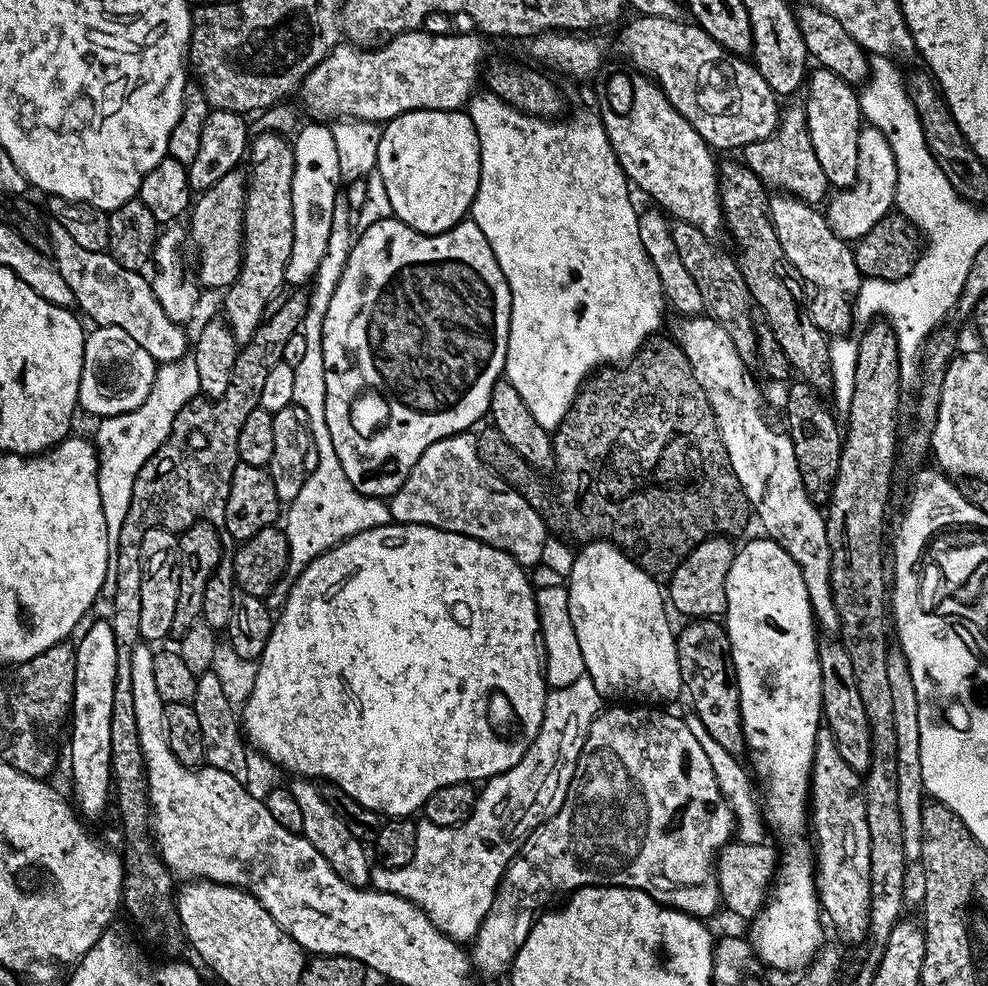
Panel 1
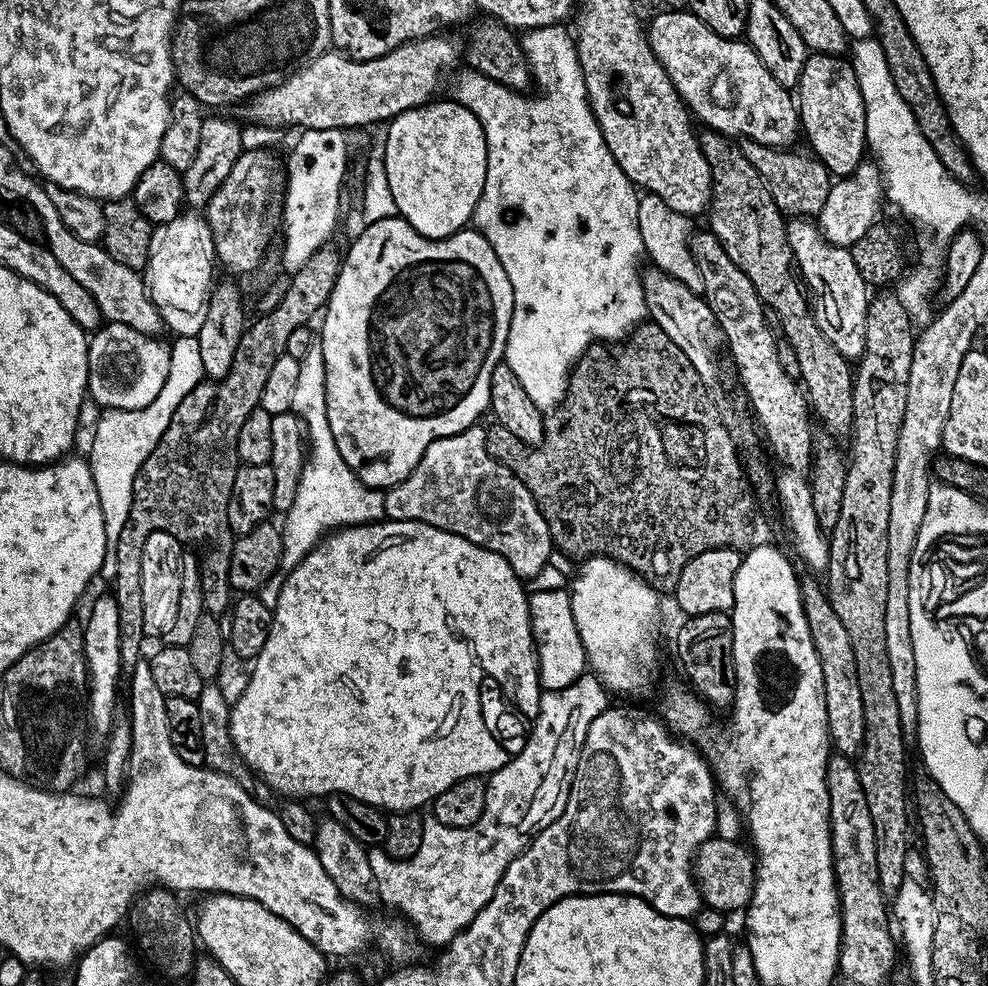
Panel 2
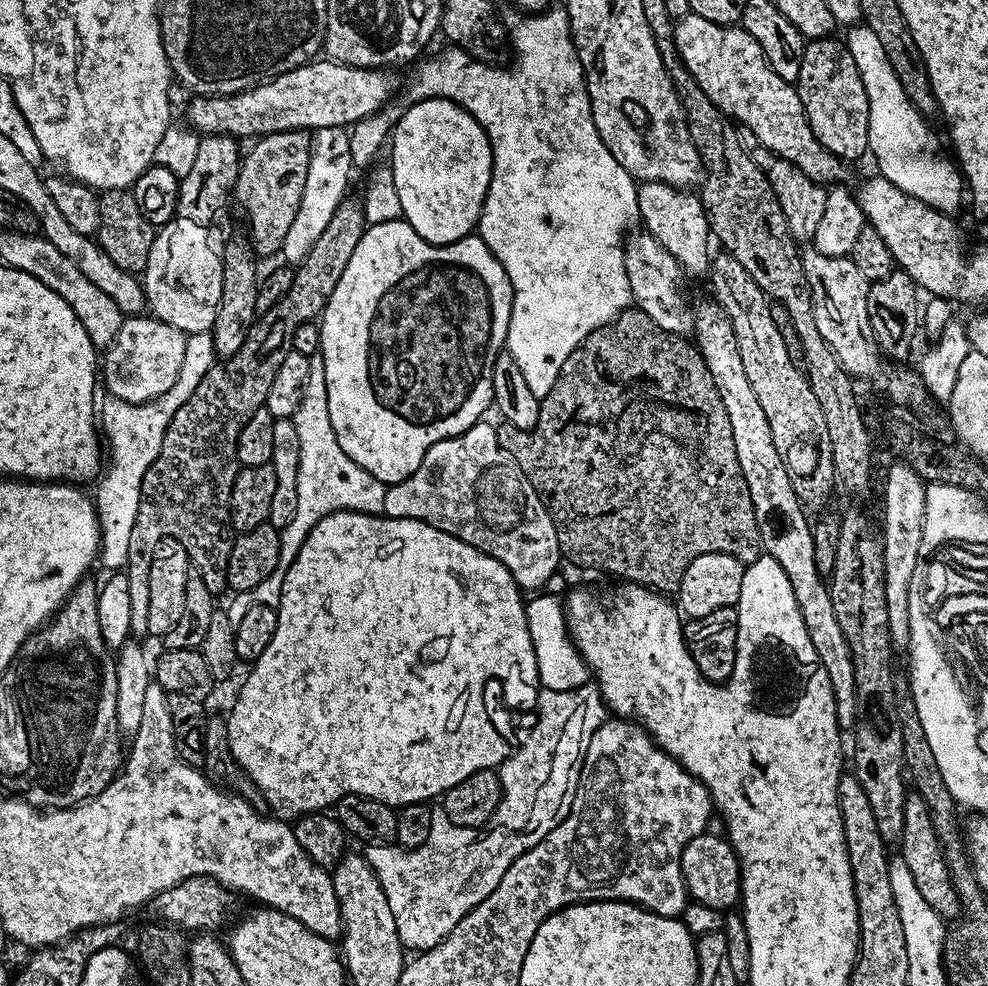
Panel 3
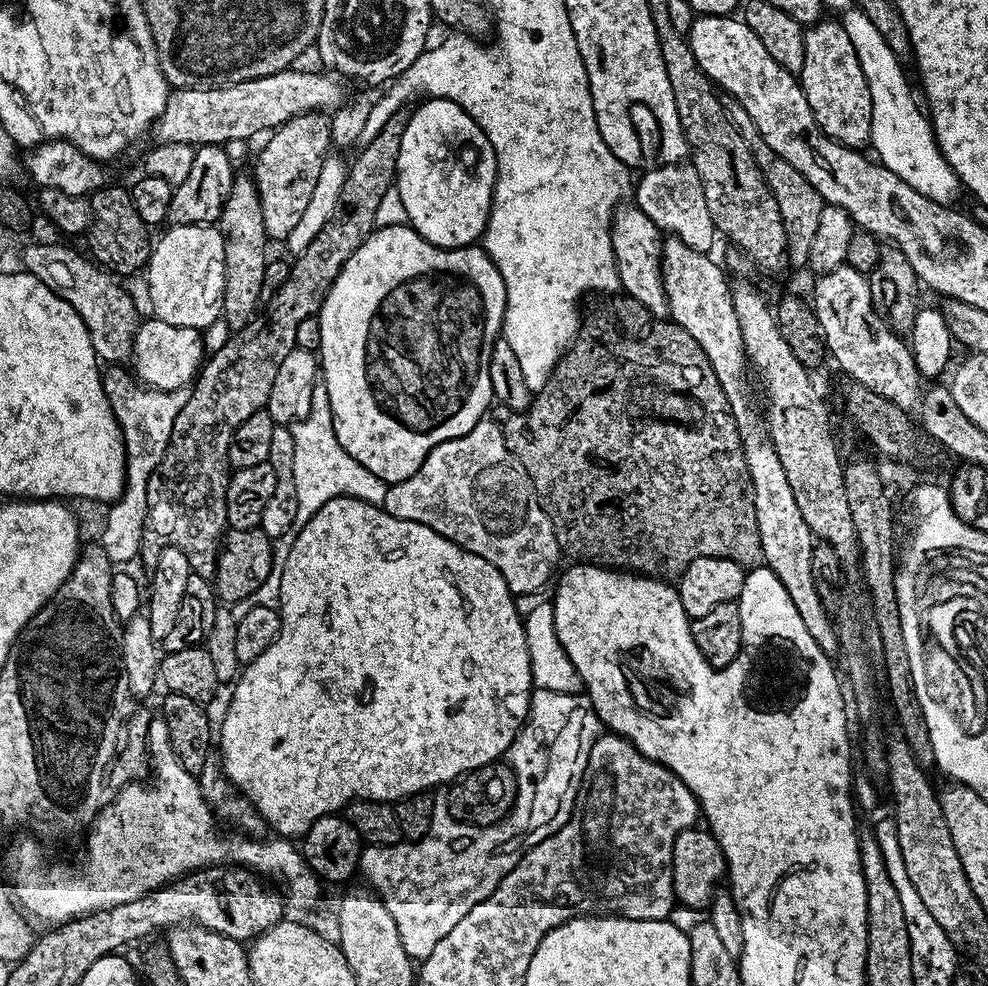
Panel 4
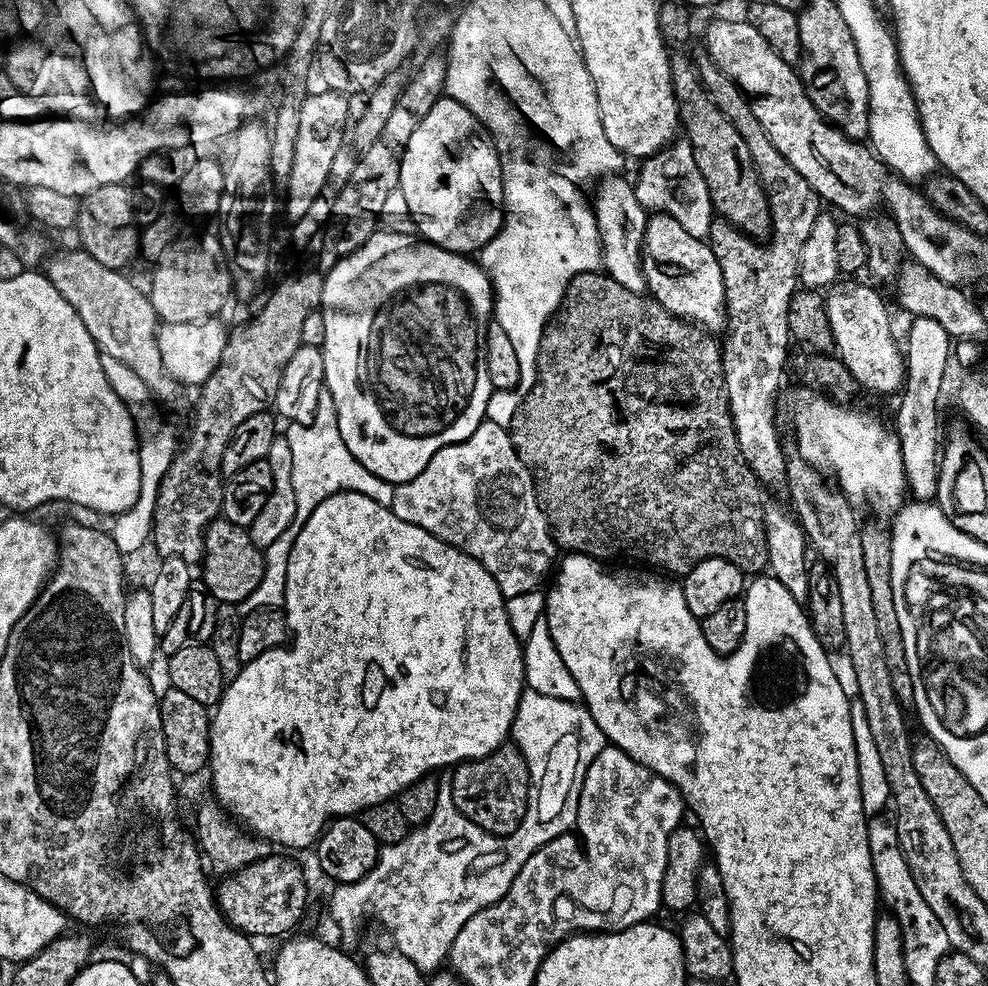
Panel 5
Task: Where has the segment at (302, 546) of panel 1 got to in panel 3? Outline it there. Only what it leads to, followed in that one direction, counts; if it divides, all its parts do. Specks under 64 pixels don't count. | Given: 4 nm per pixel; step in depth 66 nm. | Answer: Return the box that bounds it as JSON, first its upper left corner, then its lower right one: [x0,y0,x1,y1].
[250,354,386,605]

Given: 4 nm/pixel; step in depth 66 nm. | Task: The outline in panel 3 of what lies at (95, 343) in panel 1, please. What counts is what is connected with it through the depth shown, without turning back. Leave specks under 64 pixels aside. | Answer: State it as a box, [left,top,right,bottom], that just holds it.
[102,314,186,404]

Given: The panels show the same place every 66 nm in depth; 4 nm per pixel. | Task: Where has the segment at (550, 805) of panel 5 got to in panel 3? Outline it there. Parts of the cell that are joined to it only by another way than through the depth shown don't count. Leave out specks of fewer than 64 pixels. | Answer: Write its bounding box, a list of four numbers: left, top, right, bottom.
[362,682,606,950]

